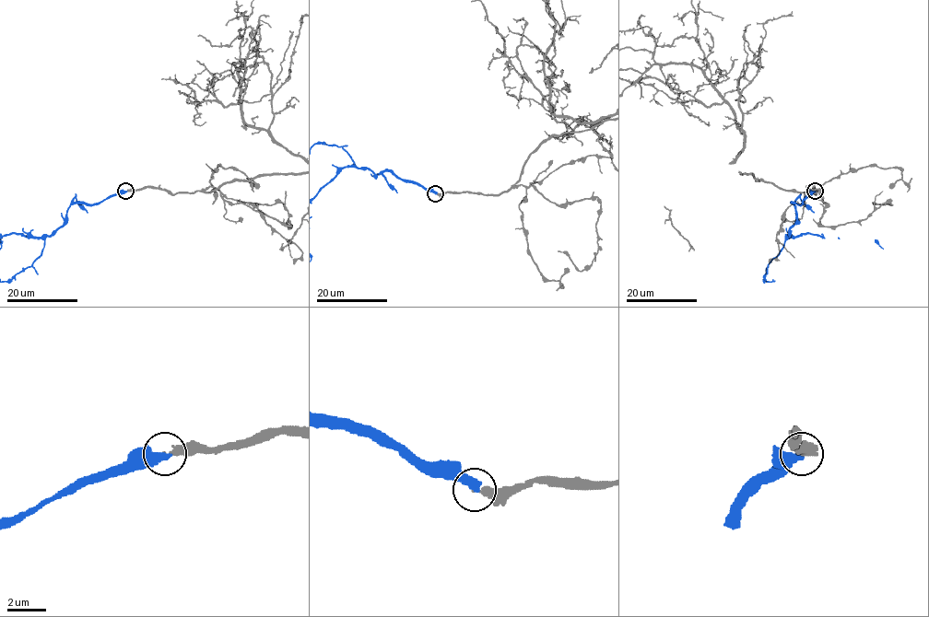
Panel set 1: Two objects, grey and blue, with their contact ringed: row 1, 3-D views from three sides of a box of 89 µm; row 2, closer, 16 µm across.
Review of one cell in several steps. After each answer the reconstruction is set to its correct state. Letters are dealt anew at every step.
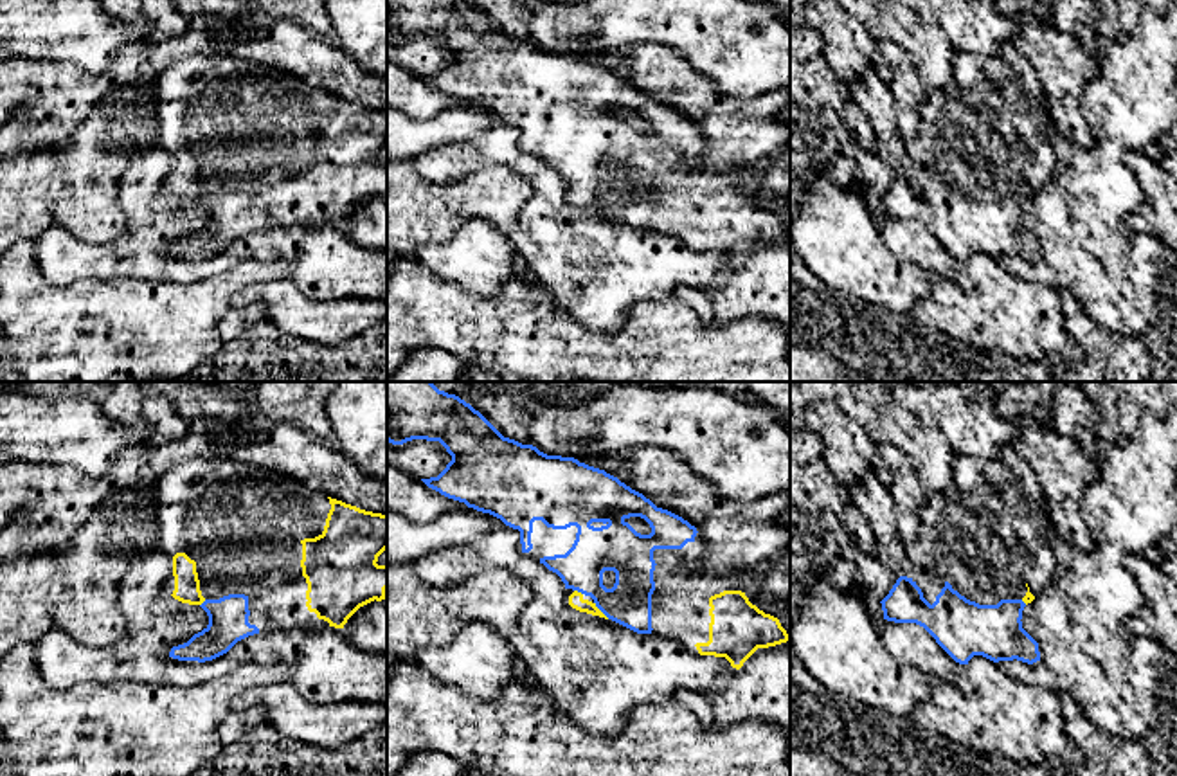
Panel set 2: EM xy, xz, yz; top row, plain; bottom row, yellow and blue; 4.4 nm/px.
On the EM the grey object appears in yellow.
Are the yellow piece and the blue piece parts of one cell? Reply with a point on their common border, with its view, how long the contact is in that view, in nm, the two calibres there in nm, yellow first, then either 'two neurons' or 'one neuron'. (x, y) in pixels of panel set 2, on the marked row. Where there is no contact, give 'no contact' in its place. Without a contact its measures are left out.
meets yellow in xz at (600, 611); contact 100 nm long; 70 nm thick on the yellow side, 200 nm on the other; one neuron

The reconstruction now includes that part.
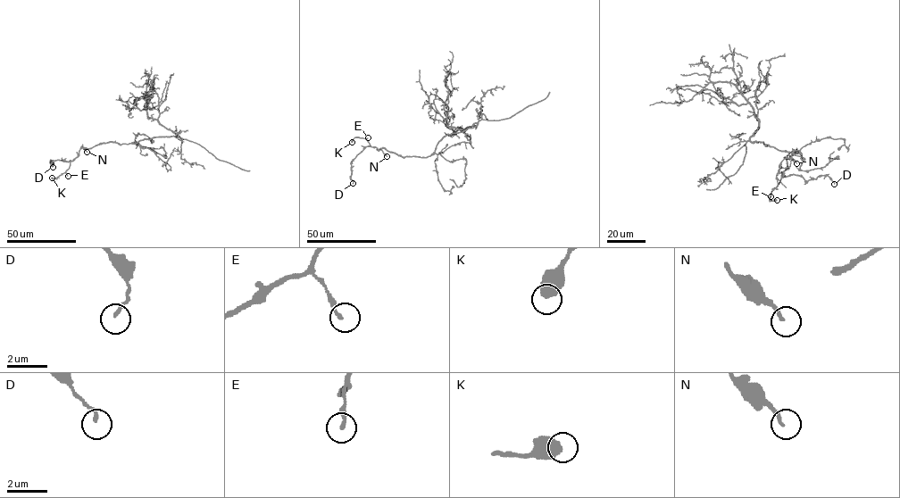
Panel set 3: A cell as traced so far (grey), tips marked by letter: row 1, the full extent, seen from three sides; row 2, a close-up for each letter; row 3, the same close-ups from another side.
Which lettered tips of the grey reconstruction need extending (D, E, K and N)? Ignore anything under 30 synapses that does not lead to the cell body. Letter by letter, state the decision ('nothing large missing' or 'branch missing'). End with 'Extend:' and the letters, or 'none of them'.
D: nothing large missing
E: nothing large missing
K: nothing large missing
N: nothing large missing
Extend: none of them

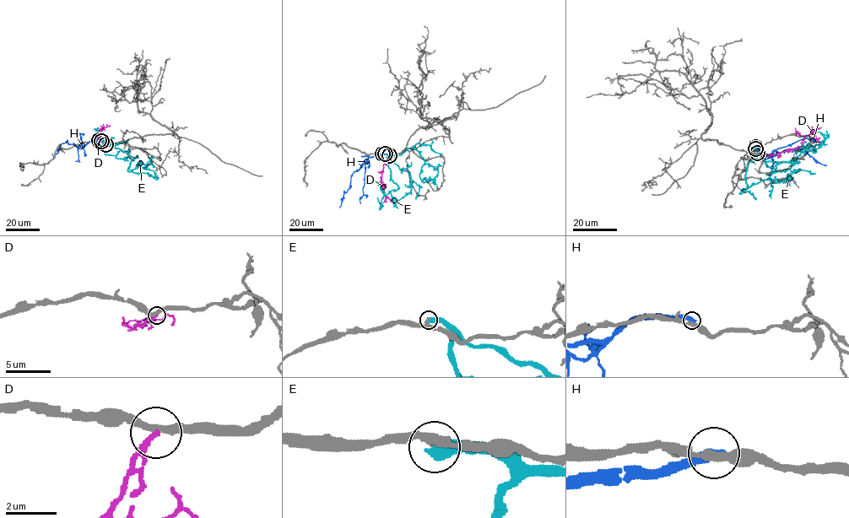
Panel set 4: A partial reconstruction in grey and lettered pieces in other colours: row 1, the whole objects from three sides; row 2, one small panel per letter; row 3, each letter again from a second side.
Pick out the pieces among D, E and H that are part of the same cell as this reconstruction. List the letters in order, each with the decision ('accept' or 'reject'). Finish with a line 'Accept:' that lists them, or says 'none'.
D: reject
E: reject
H: reject
Accept: none

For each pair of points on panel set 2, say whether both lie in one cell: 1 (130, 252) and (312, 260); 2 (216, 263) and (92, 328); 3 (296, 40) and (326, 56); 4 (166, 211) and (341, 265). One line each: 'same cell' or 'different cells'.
1: same cell
2: different cells
3: same cell
4: same cell

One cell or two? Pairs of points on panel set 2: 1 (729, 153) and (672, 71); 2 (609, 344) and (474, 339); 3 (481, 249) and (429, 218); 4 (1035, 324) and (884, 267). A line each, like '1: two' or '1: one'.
1: one
2: one
3: two
4: two

